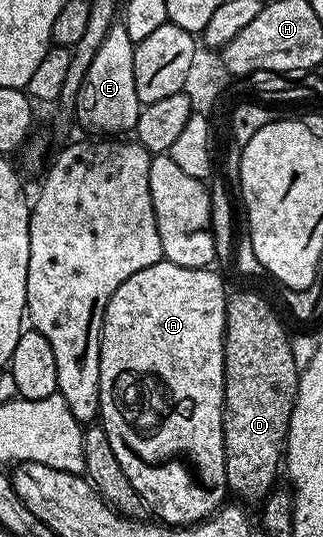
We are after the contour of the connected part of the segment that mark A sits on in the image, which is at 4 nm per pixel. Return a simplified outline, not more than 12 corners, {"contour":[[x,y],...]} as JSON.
{"contour":[[160,262],[101,322],[99,419],[117,371],[191,383],[225,420],[225,283]]}

